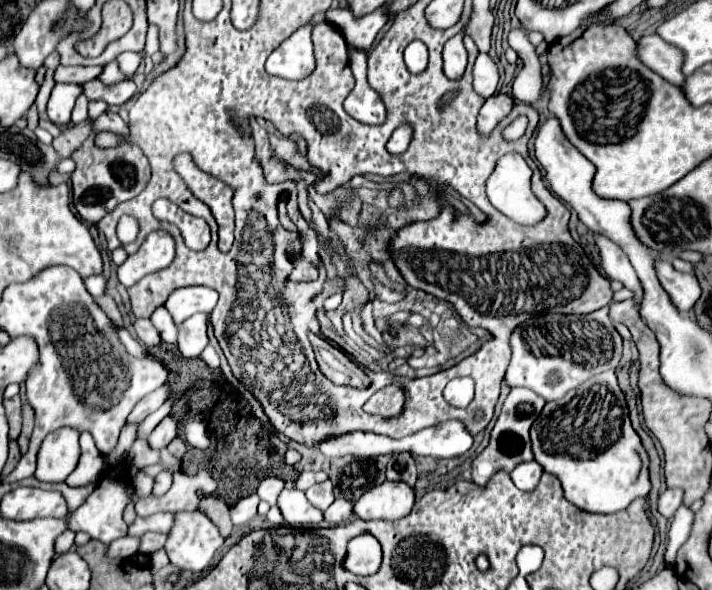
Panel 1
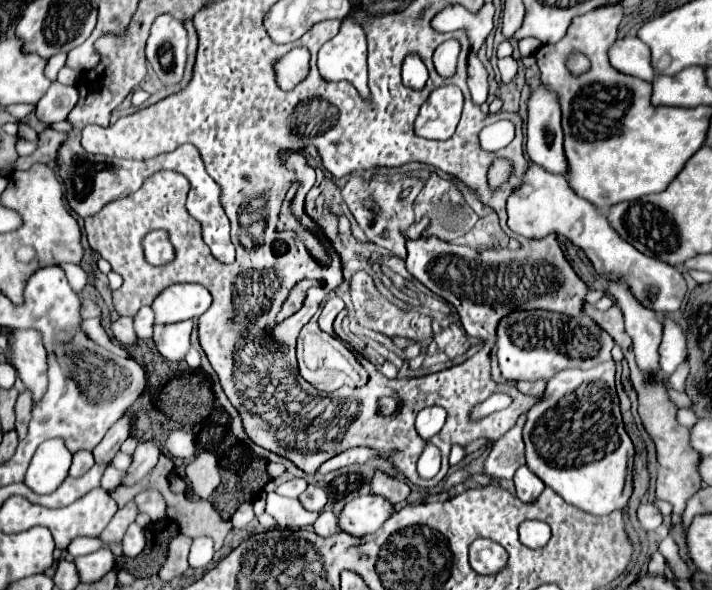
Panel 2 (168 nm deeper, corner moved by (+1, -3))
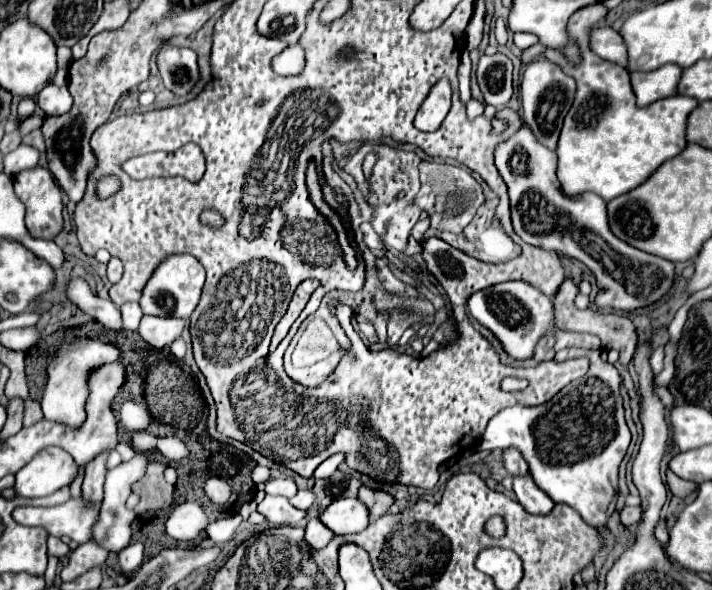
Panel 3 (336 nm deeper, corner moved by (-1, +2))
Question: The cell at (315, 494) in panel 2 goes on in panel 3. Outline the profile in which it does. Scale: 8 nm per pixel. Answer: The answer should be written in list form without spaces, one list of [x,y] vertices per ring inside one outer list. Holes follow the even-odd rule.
[[[298,490],[288,502],[298,510],[308,510],[314,504],[314,494],[310,490]]]

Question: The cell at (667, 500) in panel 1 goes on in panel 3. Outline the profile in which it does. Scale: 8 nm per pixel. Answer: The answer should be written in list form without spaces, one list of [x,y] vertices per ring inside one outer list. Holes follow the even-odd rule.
[[[624,506],[620,510],[620,522],[624,526],[636,526],[640,520],[640,508],[638,506]]]

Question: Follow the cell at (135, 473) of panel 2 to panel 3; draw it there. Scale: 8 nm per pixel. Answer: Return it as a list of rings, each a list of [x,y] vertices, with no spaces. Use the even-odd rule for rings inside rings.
[[[136,454],[130,462],[126,464],[120,464],[112,470],[108,470],[106,474],[106,482],[104,482],[104,500],[102,500],[102,506],[100,506],[100,514],[98,514],[98,520],[92,528],[92,540],[96,544],[100,544],[102,548],[106,548],[108,552],[120,552],[122,548],[126,548],[130,544],[130,536],[132,536],[132,522],[136,518],[134,512],[126,510],[126,498],[130,494],[130,486],[140,480],[144,476],[144,470],[148,466],[148,456],[146,454]]]

